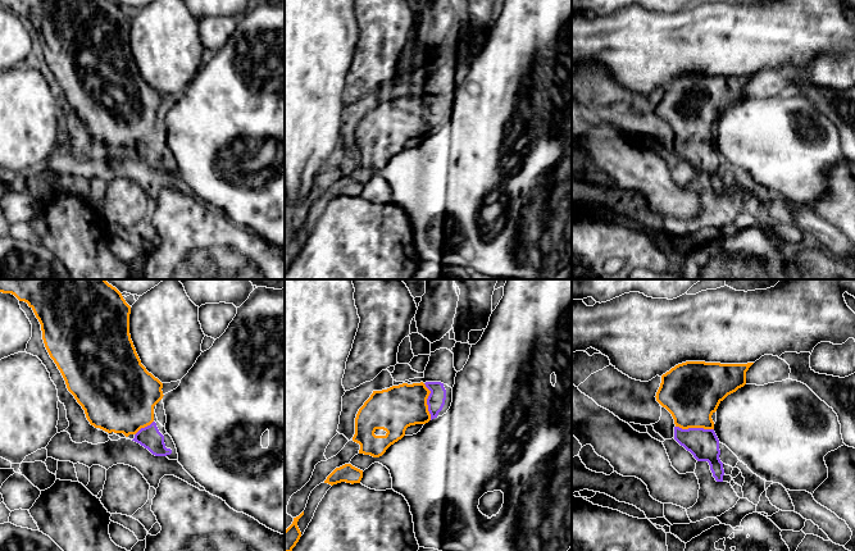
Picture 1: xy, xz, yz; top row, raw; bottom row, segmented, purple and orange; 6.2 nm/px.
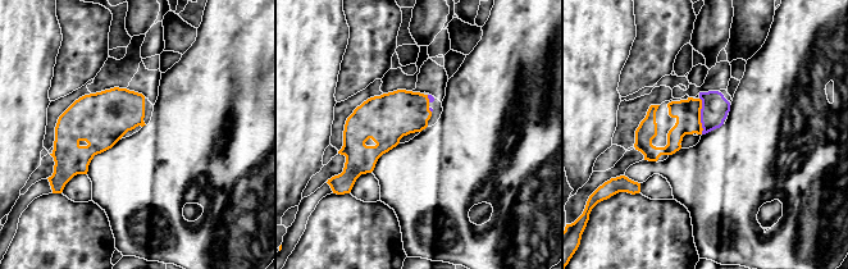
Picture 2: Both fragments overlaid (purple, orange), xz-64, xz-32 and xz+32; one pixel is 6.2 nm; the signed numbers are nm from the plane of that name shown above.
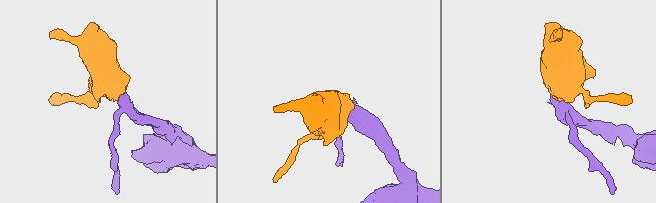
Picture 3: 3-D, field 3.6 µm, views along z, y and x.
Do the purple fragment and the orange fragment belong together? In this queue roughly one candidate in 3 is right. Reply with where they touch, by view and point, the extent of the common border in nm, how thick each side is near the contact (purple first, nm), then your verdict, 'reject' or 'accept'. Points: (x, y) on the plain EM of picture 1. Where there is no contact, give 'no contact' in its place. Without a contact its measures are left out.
meets purple in yz at (695, 141); contact 240 nm long; 190 nm thick on the purple side, 380 nm on the other; accept

